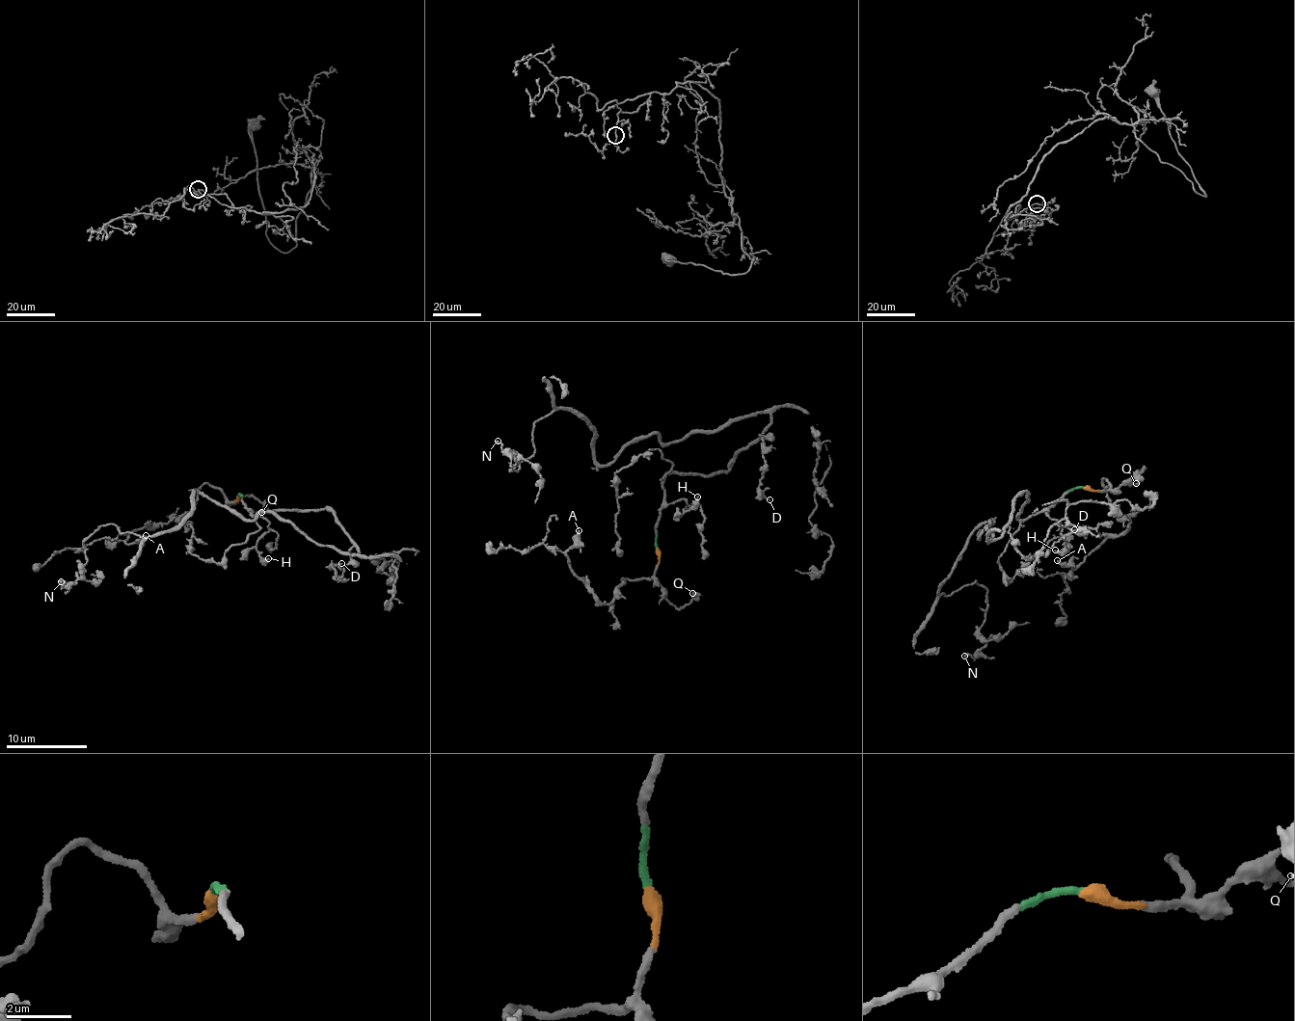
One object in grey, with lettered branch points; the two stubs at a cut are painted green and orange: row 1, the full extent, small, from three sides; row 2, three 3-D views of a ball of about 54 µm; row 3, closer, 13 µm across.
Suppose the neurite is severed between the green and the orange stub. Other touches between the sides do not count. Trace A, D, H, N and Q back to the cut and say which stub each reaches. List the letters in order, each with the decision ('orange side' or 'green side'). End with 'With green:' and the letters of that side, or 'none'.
A: orange side
D: green side
H: green side
N: green side
Q: orange side
With green: D, H, N

